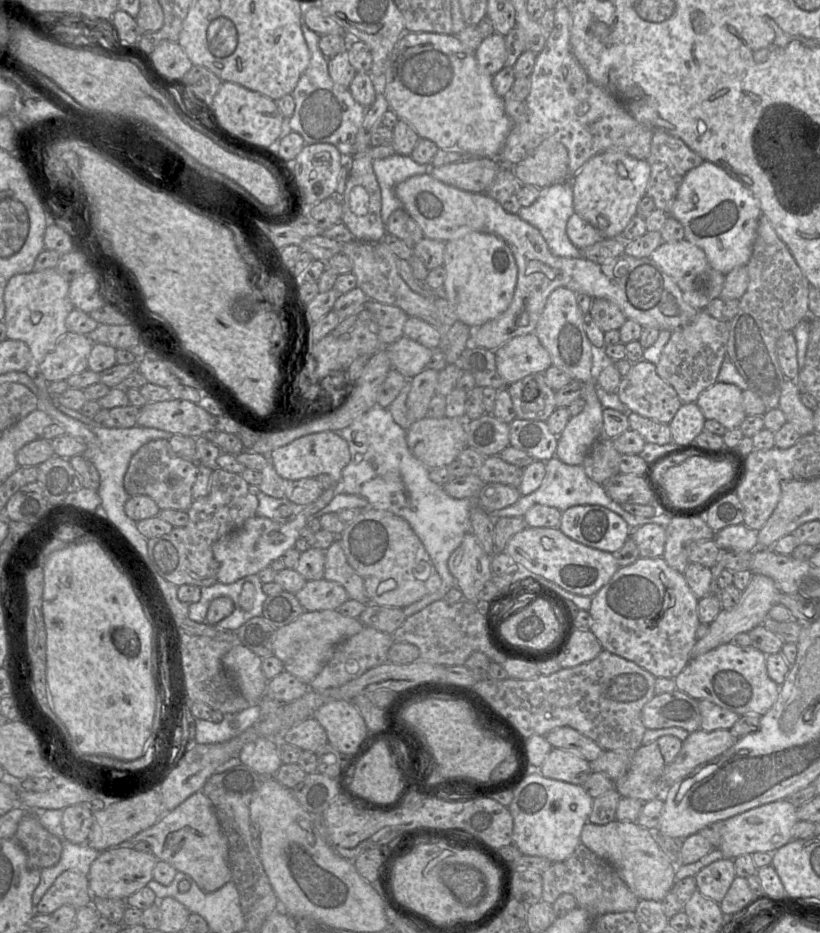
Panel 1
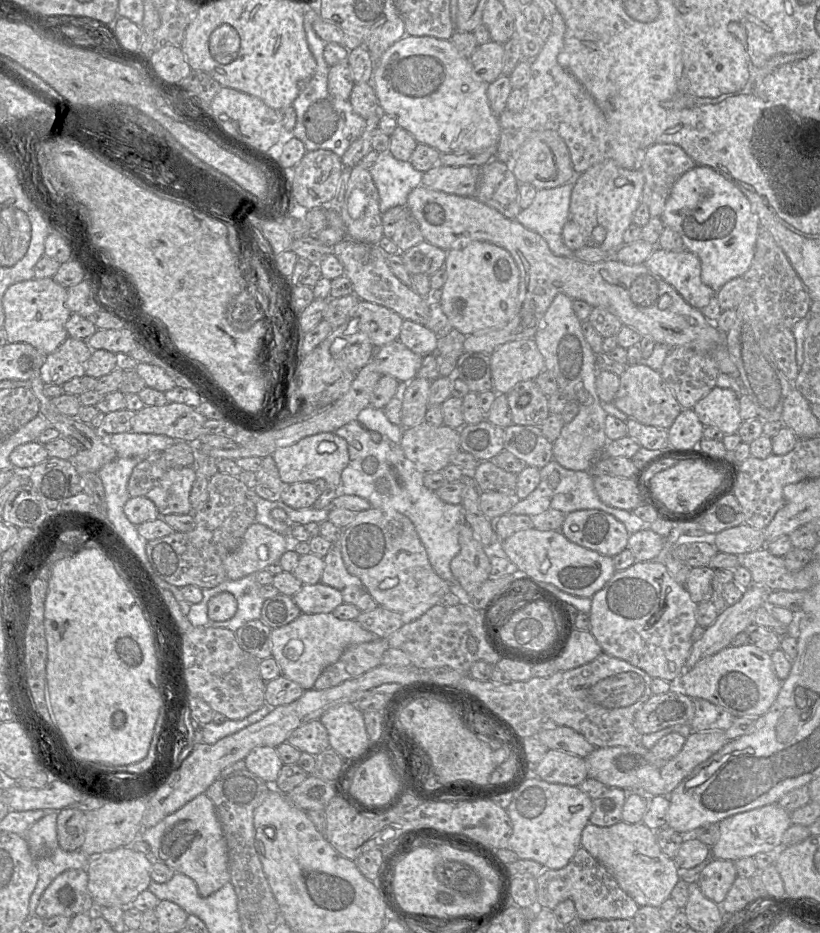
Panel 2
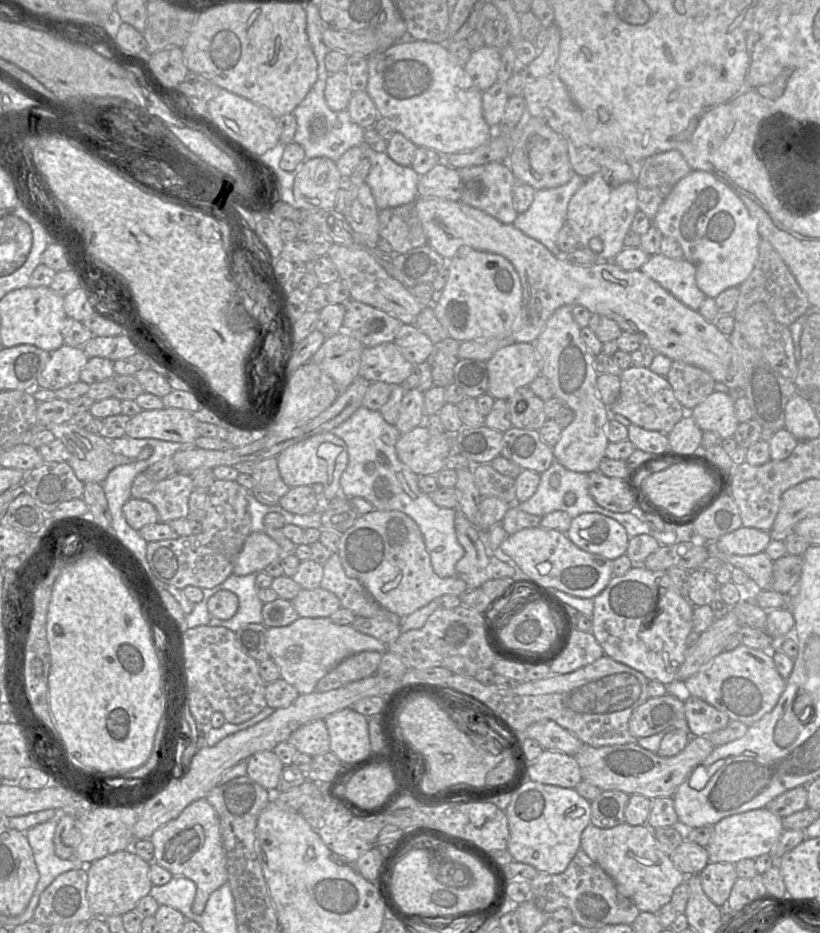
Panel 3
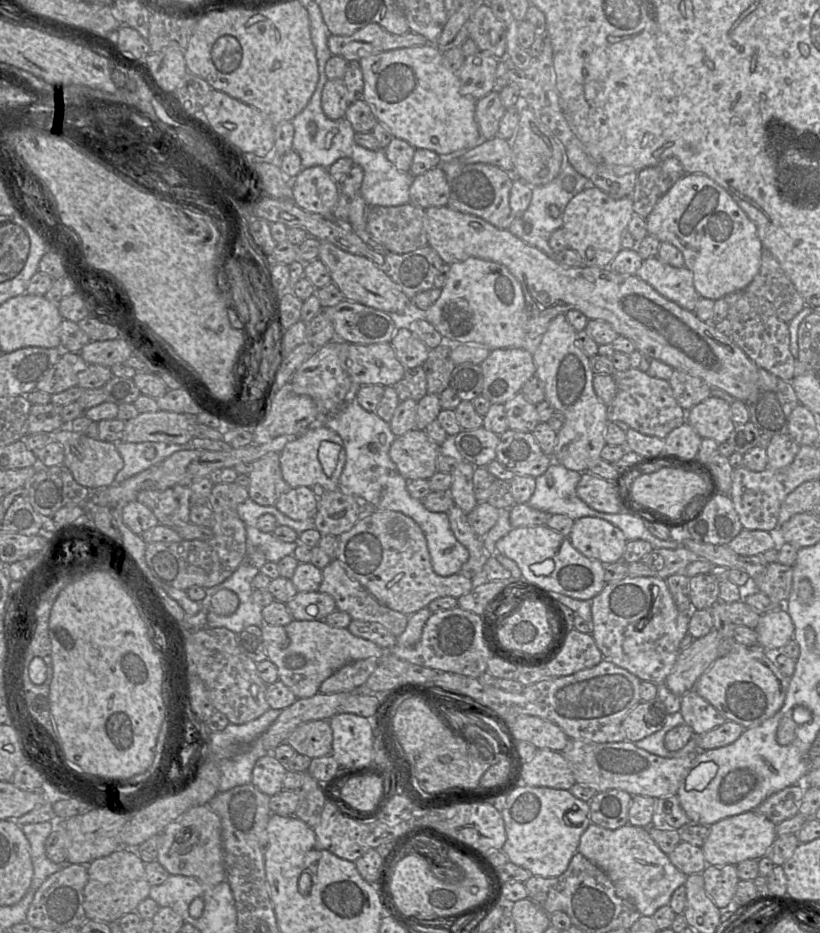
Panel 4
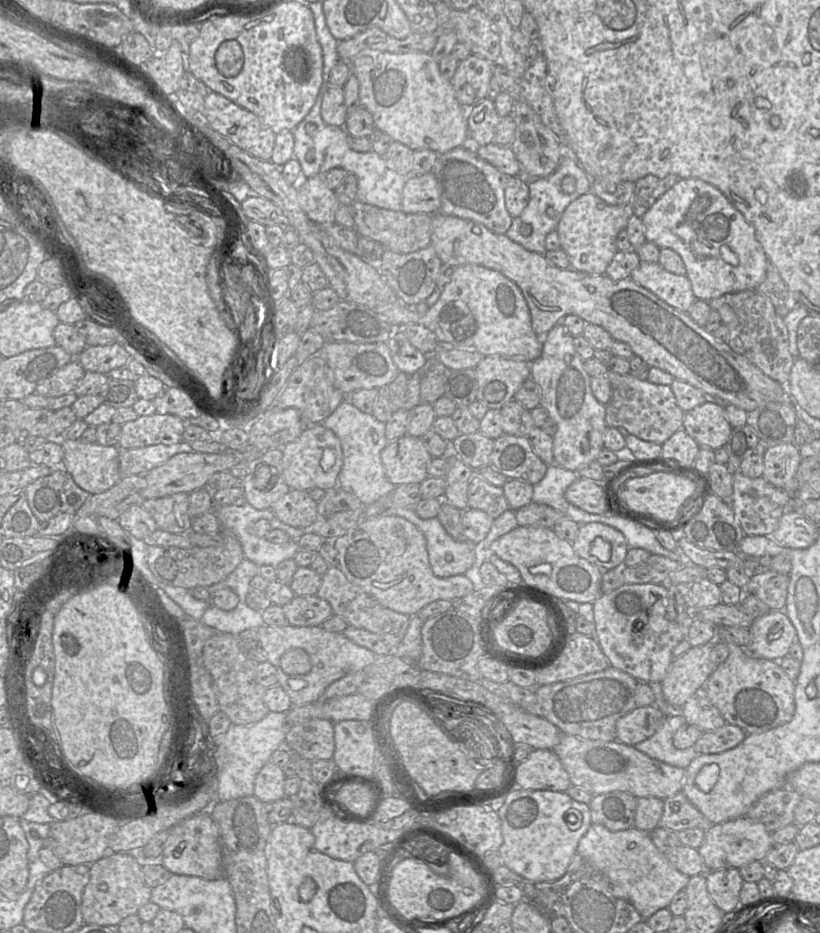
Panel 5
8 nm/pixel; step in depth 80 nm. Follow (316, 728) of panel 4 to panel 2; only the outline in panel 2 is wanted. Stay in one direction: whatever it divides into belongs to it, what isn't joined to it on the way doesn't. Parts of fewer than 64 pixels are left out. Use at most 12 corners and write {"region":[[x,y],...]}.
{"region":[[319,719],[293,730],[287,743],[313,756],[330,747]]}

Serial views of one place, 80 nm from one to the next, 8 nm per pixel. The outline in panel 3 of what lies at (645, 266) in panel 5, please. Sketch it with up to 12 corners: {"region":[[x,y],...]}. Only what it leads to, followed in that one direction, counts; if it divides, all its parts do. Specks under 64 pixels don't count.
{"region":[[656,253],[640,270],[693,310],[695,266]]}

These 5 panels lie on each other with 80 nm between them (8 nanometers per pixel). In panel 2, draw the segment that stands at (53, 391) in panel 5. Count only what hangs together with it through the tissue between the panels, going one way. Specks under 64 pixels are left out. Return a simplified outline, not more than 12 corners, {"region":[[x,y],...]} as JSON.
{"region":[[68,336],[46,355],[45,385],[85,375],[92,349]]}

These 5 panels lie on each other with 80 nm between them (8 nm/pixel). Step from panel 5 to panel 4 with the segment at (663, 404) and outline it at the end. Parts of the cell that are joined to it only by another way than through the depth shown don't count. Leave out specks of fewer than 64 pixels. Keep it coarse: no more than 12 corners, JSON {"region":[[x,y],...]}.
{"region":[[616,371],[608,422],[665,439],[686,422],[669,380]]}

